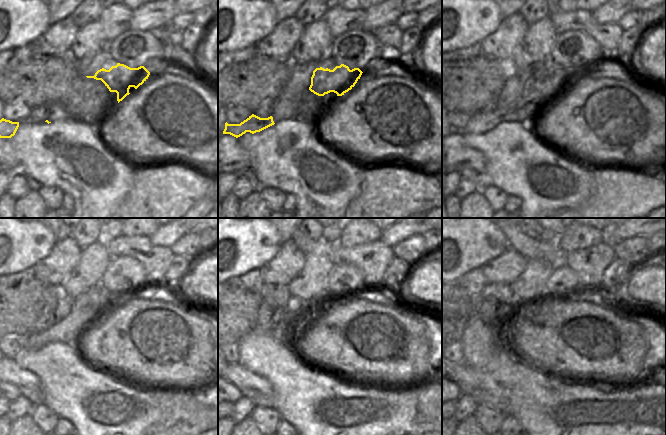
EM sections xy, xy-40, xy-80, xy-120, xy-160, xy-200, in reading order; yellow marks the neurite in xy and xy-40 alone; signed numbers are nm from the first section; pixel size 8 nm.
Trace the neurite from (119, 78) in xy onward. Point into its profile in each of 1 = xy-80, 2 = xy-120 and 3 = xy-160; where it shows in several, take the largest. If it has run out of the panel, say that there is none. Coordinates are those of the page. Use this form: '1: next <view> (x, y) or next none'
1: next xy-80 (539, 82)
2: next xy-120 (89, 308)
3: next xy-160 (291, 330)

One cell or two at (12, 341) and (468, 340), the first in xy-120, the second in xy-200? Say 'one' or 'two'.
two

